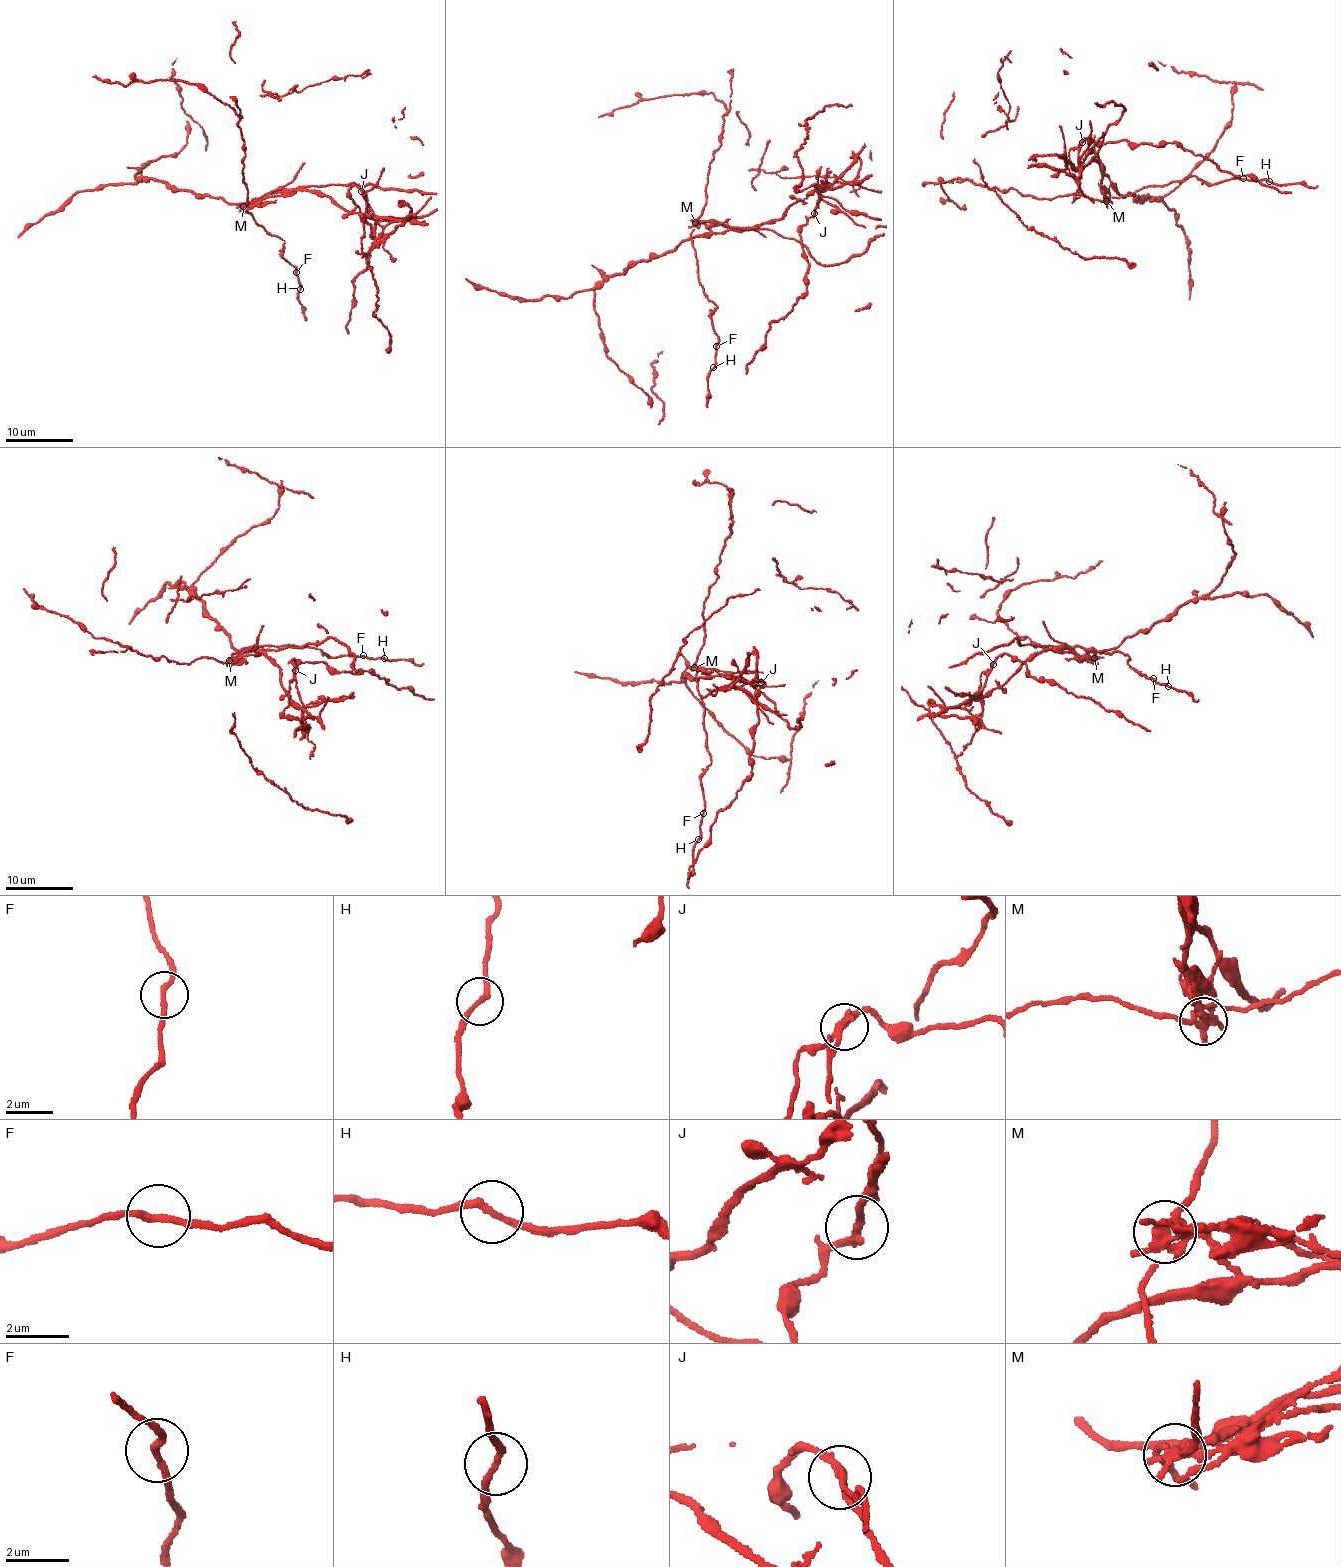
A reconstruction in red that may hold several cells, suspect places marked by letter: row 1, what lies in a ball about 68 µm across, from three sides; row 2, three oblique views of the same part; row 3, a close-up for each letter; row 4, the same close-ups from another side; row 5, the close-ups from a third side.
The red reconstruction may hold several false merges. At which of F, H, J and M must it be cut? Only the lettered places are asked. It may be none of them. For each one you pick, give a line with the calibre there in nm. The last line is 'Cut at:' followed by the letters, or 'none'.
J: 240 nm thick
M: 280 nm thick
Cut at: J, M

